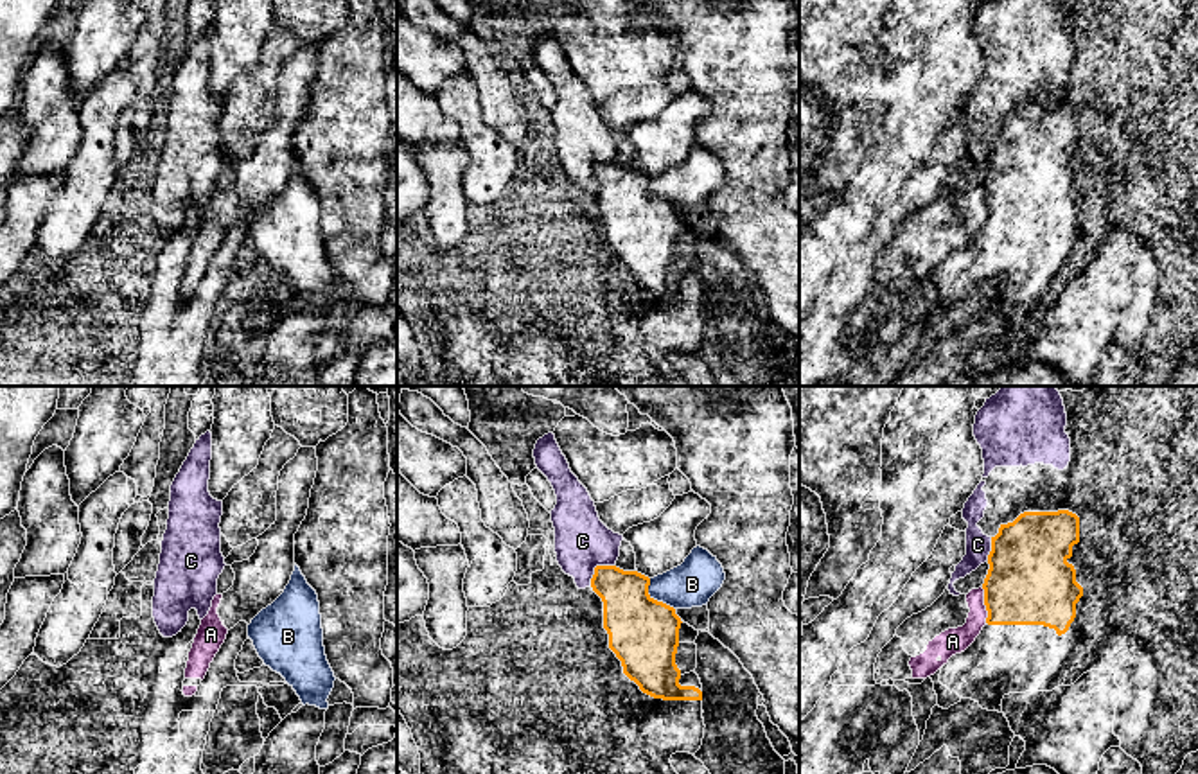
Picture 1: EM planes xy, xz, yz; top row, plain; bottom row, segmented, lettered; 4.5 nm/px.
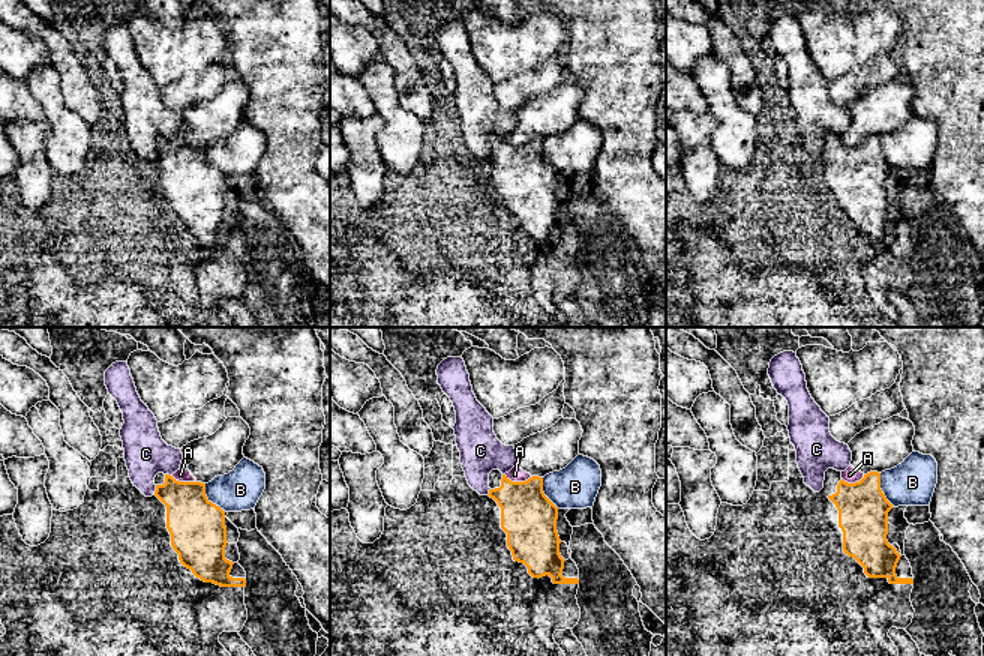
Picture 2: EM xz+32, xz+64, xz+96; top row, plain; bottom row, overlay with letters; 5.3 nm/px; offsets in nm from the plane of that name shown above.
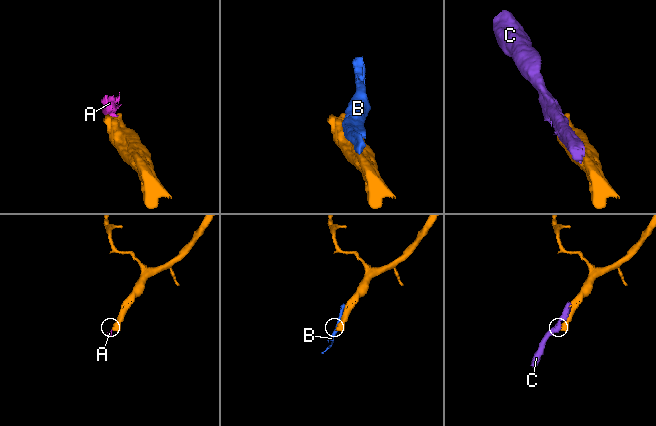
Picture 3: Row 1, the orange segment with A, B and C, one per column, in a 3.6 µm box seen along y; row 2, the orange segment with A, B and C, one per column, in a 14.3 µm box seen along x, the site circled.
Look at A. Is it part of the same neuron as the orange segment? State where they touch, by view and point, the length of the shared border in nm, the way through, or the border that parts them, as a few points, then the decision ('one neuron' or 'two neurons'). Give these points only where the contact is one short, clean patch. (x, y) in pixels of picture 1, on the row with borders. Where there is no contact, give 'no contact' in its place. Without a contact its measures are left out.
meets orange in yz at (985, 604); contact 160 nm long; border along yz (981, 588), (986, 622); two neurons

